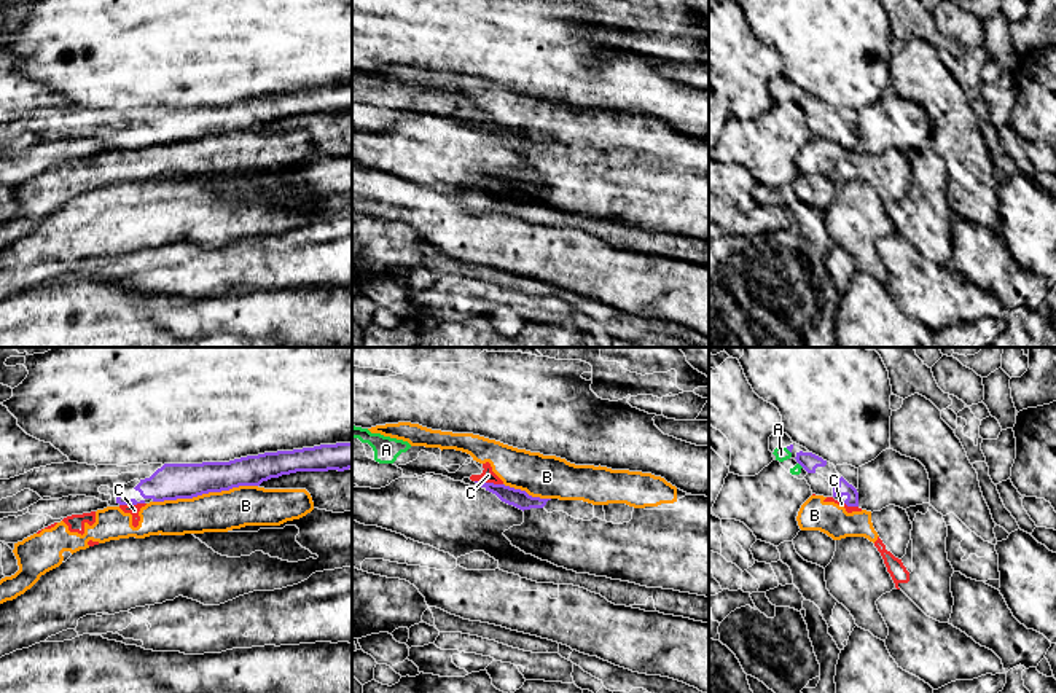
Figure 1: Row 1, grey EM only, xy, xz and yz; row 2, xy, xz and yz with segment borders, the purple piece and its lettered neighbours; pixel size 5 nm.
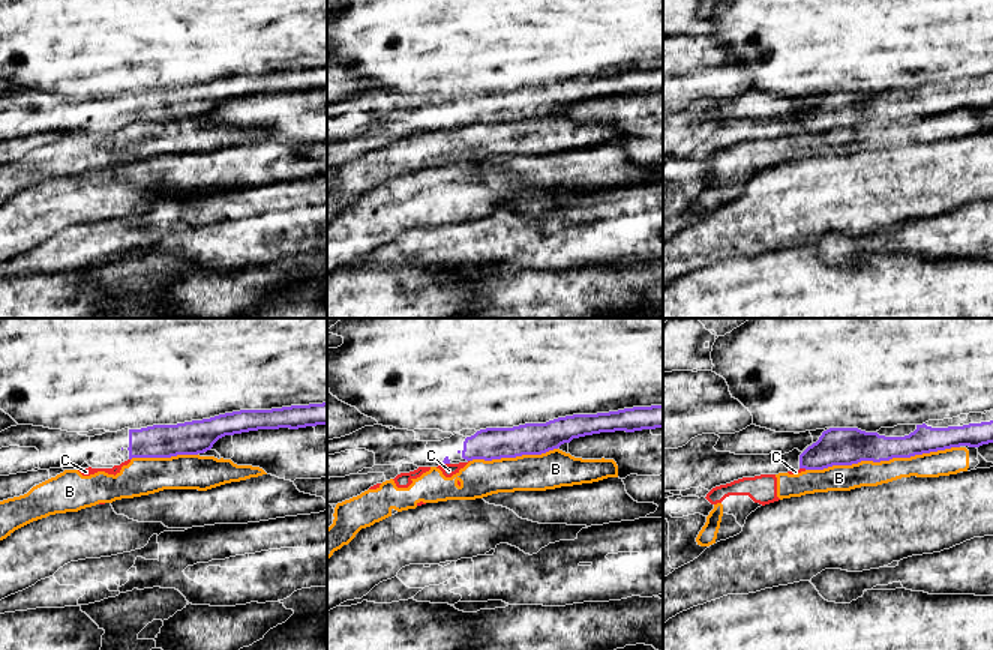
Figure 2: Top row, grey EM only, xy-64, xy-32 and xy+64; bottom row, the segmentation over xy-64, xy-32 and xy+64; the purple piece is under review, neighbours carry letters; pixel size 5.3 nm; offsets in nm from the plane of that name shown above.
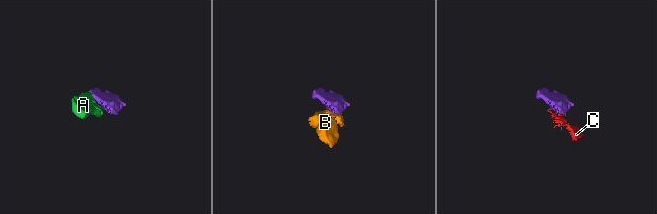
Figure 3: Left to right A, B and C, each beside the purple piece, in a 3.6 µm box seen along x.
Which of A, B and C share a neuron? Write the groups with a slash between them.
A / B C

